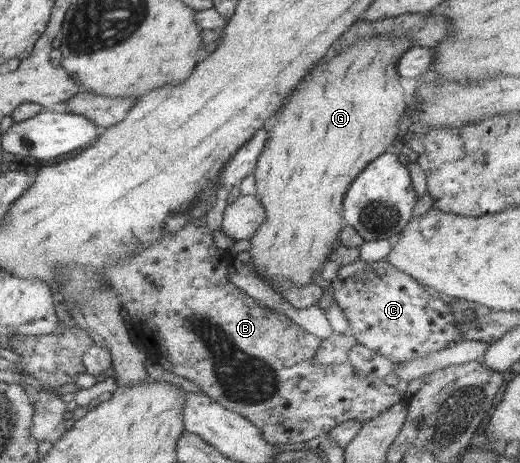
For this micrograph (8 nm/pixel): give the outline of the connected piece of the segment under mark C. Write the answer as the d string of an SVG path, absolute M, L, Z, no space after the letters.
M359 258L350 264L342 264L331 281L332 298L345 314L348 332L354 336L356 343L364 345L392 363L425 358L434 351L450 348L460 342L461 329L451 310L452 302L432 296L423 284L387 261L368 262Z

